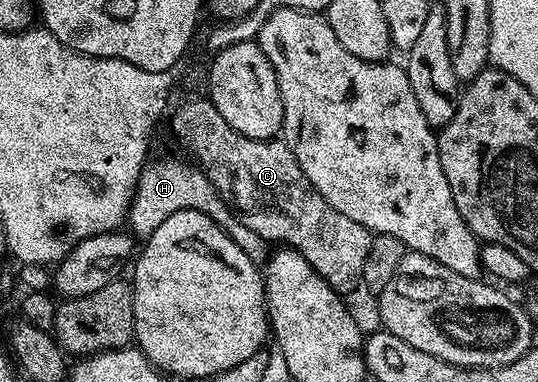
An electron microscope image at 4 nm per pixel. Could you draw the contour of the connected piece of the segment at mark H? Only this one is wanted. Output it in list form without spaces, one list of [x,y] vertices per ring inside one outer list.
[[[160,159],[157,163],[152,161],[145,166],[136,183],[136,192],[132,194],[132,204],[128,207],[126,223],[129,228],[132,226],[131,234],[137,240],[147,241],[154,229],[158,229],[158,225],[166,221],[166,217],[179,211],[197,211],[206,213],[206,217],[213,219],[253,261],[263,260],[266,255],[264,240],[258,237],[258,233],[246,229],[246,225],[236,220],[236,216],[222,202],[214,185],[210,185],[210,181],[204,176],[204,172],[191,162],[188,163],[183,163],[180,159]]]

